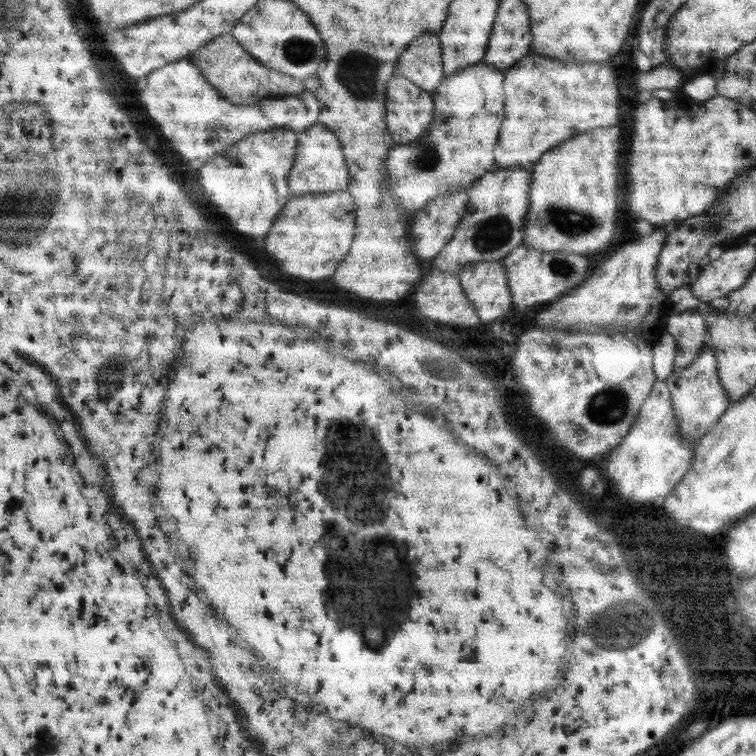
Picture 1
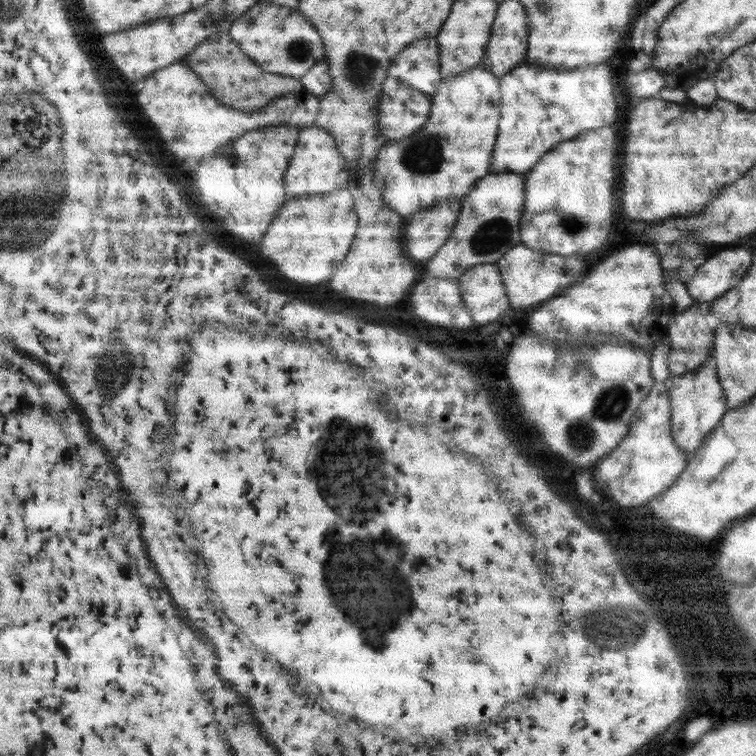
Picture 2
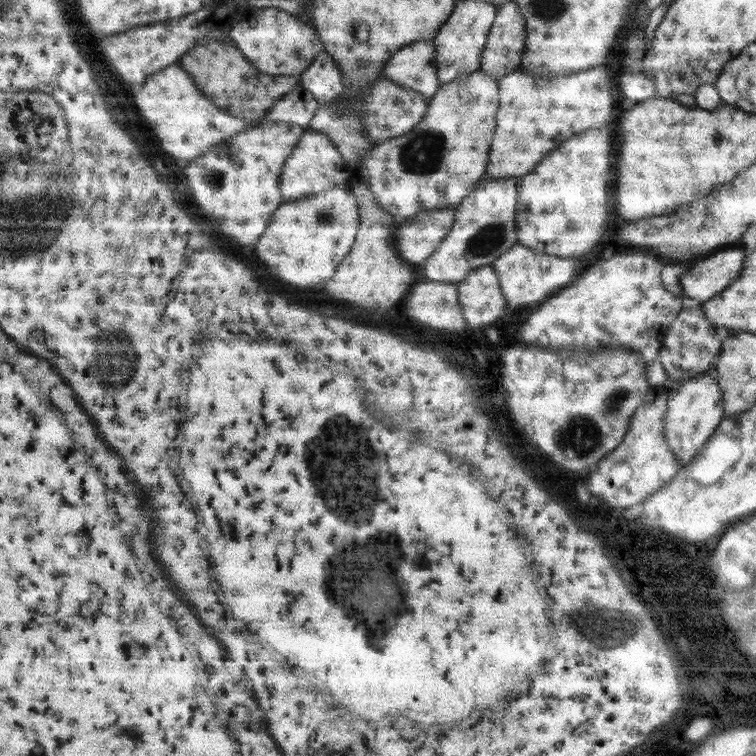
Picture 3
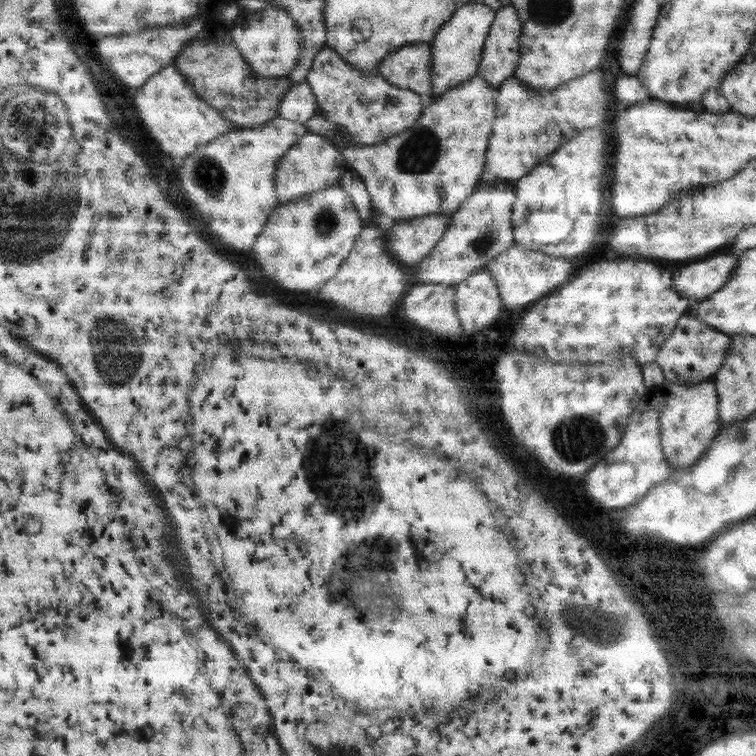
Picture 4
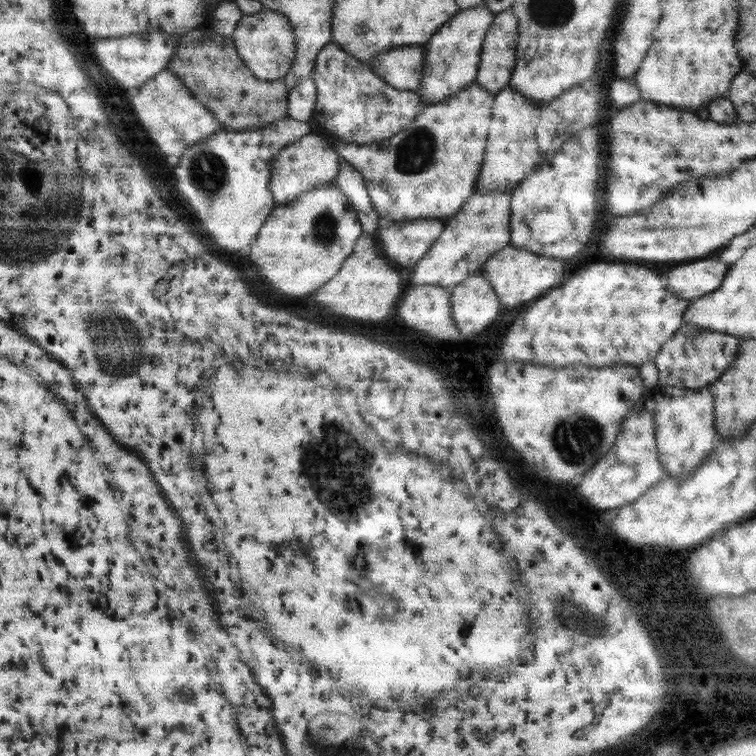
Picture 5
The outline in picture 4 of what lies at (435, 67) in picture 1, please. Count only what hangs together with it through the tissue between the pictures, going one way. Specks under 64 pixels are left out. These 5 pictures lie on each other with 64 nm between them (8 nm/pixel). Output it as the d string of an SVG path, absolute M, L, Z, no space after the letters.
M411 43L393 50L376 66L381 75L392 86L417 93L423 100L430 99L431 52L428 43Z

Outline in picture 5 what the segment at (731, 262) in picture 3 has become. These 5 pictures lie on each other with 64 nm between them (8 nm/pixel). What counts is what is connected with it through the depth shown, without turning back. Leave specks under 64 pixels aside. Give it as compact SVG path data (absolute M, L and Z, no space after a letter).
M703 258L676 264L662 274L662 278L672 295L689 302L713 292L723 280L727 269L728 264L718 258Z

